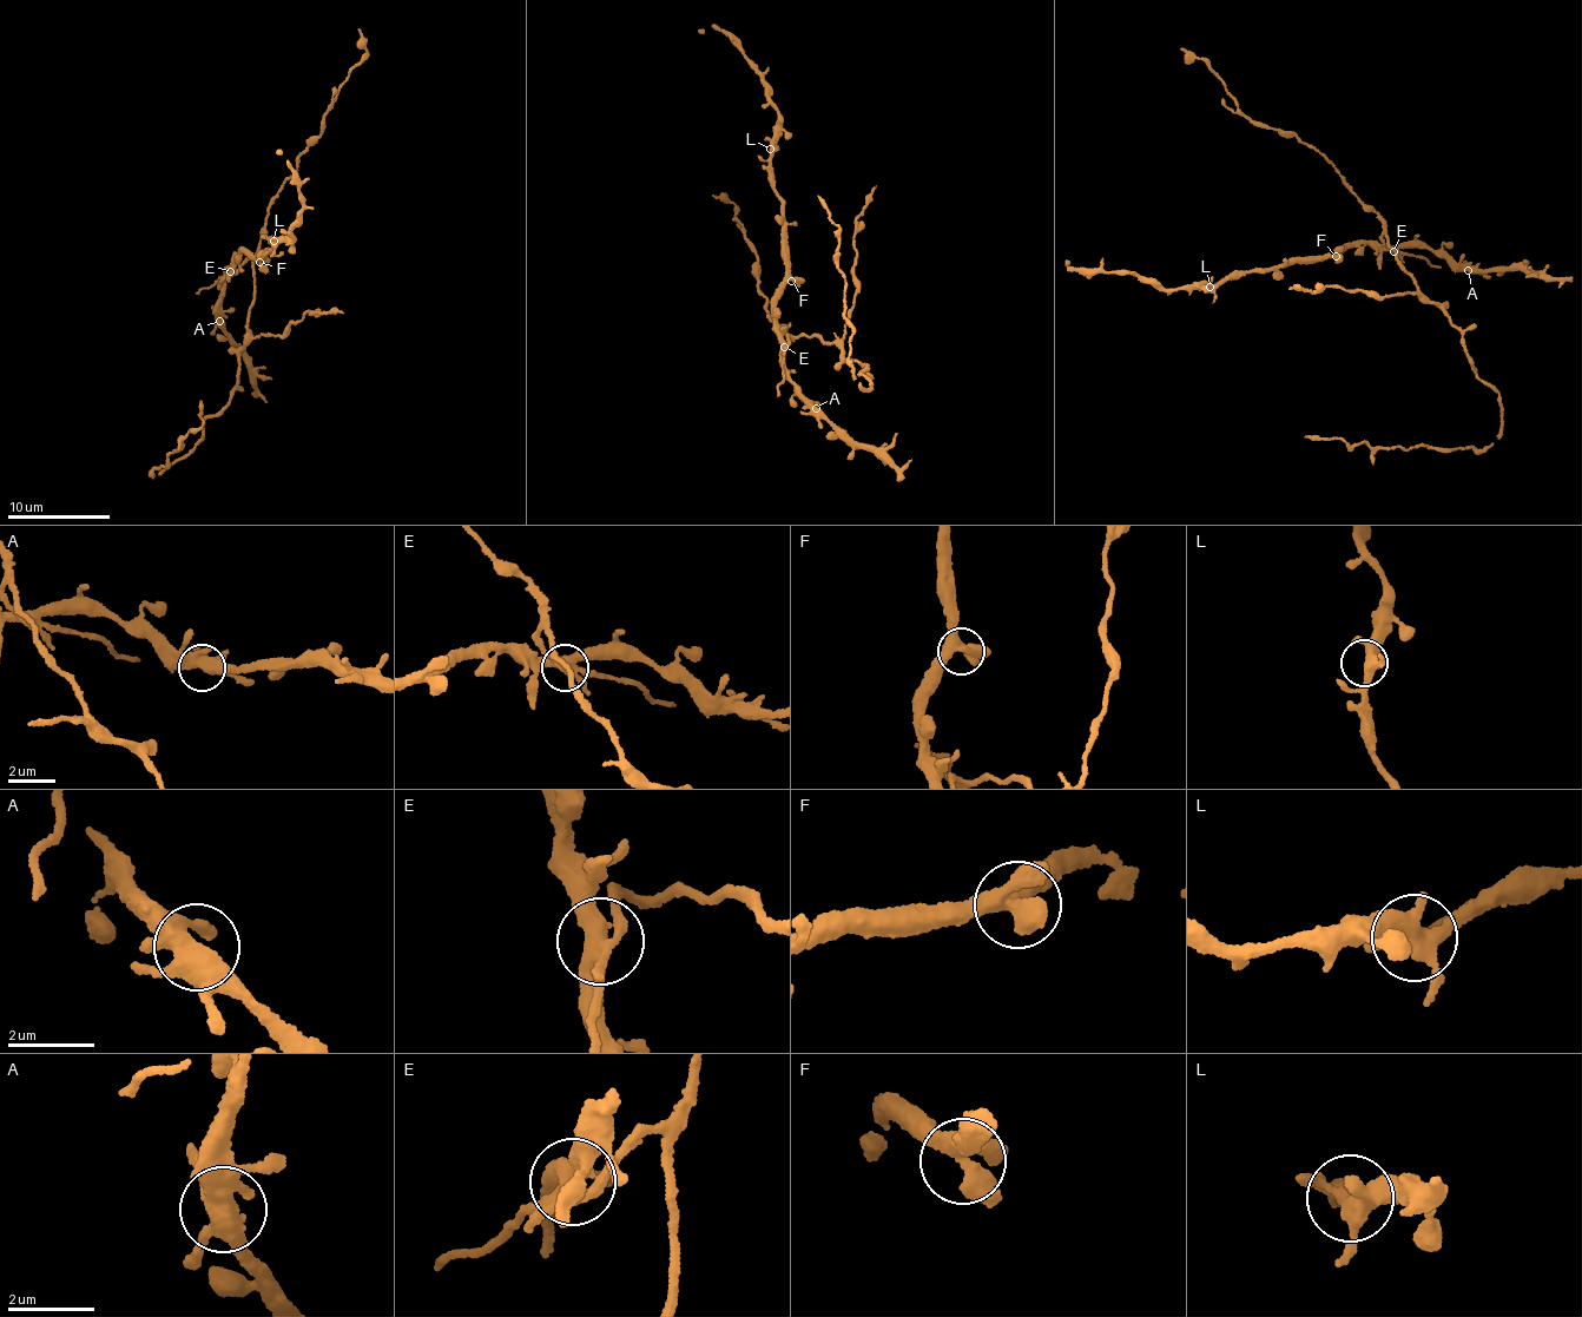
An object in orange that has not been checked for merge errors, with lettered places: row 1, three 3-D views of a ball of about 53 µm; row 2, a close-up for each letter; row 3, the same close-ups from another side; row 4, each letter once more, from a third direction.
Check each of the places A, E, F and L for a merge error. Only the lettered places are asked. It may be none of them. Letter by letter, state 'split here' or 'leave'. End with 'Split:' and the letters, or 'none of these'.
A: leave
E: split here
F: leave
L: leave
Split: E

